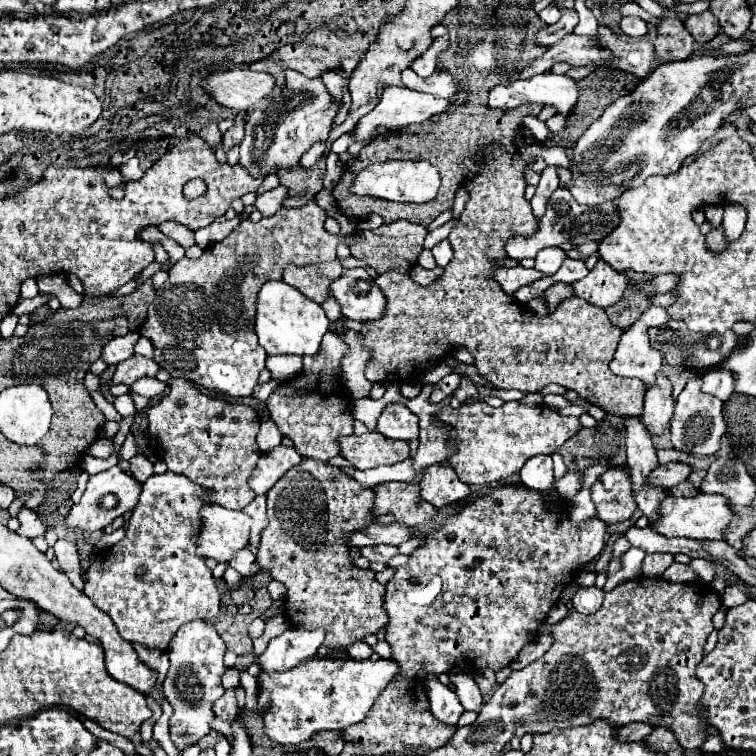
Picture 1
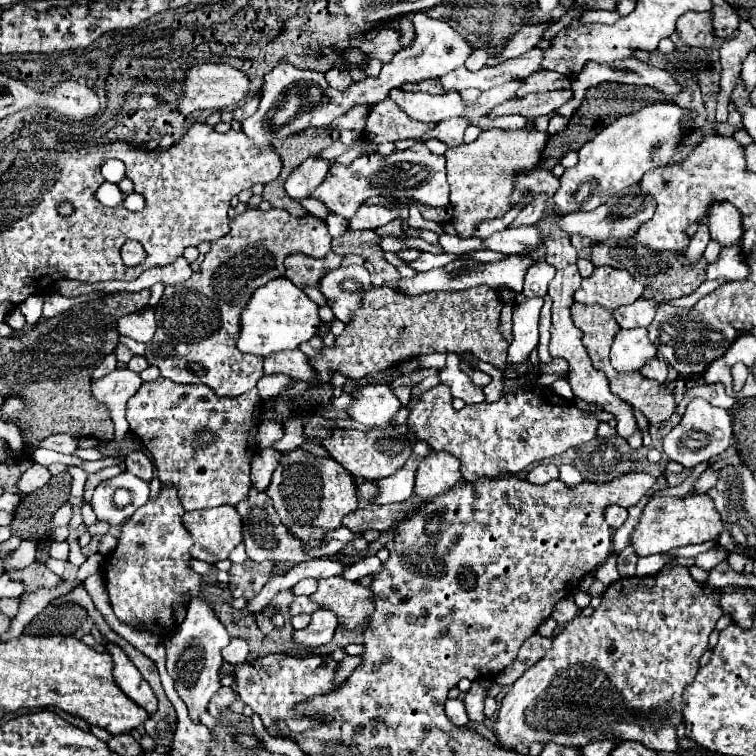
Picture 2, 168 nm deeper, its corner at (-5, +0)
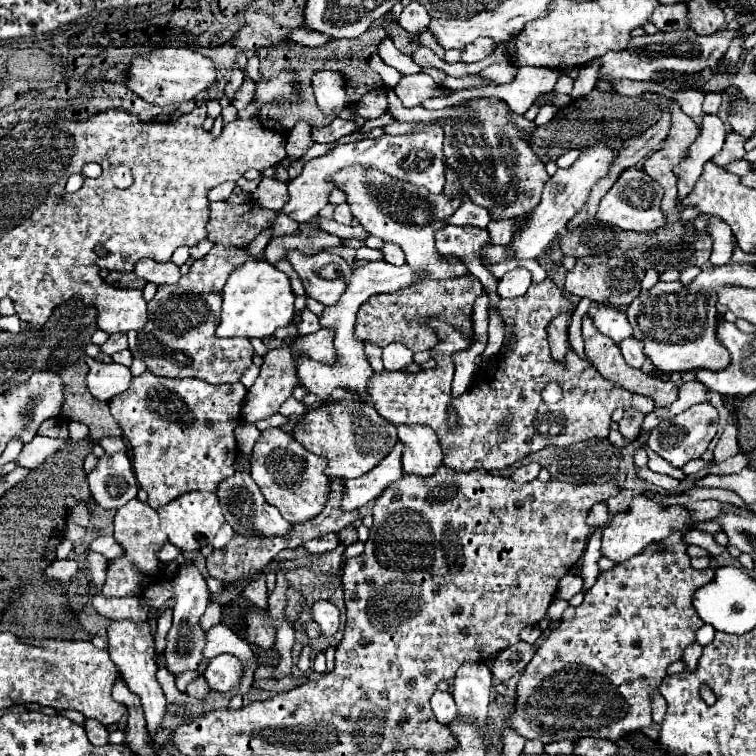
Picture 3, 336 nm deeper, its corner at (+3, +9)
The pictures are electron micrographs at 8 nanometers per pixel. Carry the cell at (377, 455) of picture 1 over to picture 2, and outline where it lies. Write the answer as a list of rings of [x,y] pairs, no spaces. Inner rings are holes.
[[[337,428],[333,430],[329,440],[323,440],[321,446],[329,452],[333,460],[343,464],[343,468],[355,476],[355,478],[365,478],[365,480],[381,480],[385,476],[391,476],[395,470],[399,470],[405,460],[411,456],[411,440],[407,434],[391,428],[391,430],[345,430]]]

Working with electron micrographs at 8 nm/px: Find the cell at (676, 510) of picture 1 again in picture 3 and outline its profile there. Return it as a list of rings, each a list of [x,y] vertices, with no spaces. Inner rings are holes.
[[[635,495],[627,511],[615,513],[611,517],[611,521],[603,533],[601,551],[605,557],[613,559],[615,563],[623,563],[623,561],[631,559],[633,555],[641,553],[647,545],[663,541],[663,539],[671,537],[671,533],[687,533],[689,529],[693,529],[693,521],[691,521],[691,511],[687,511],[685,505],[663,507],[657,501],[649,499],[647,495]]]

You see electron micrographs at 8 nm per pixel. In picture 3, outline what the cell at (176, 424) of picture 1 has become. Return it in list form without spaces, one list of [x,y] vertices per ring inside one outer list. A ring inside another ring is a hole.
[[[145,371],[139,377],[133,377],[131,387],[125,393],[115,395],[109,401],[111,415],[119,421],[125,441],[131,445],[137,481],[147,491],[153,509],[191,491],[217,493],[217,487],[235,473],[233,463],[237,457],[237,441],[233,431],[241,425],[241,405],[245,395],[247,389],[243,383],[215,387],[203,379],[171,379]]]

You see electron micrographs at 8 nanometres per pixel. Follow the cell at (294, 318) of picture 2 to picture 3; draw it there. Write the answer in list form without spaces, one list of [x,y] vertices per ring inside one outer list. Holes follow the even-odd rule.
[[[247,261],[225,283],[223,311],[217,327],[217,337],[245,337],[265,339],[275,333],[277,327],[287,327],[295,317],[295,293],[283,271],[271,267],[267,261]]]

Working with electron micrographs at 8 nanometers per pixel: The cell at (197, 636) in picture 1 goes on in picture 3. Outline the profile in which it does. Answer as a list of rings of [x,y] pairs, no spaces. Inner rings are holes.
[[[193,563],[183,565],[177,573],[177,577],[173,581],[157,580],[151,583],[143,593],[147,605],[152,608],[160,609],[166,601],[173,601],[173,625],[167,633],[167,647],[163,651],[163,659],[165,659],[165,667],[171,673],[183,673],[183,671],[195,671],[199,667],[199,663],[205,659],[203,657],[203,649],[207,643],[207,635],[205,629],[201,627],[199,619],[203,617],[207,605],[209,605],[209,589],[207,583],[203,579],[203,575],[197,571],[197,567]]]

